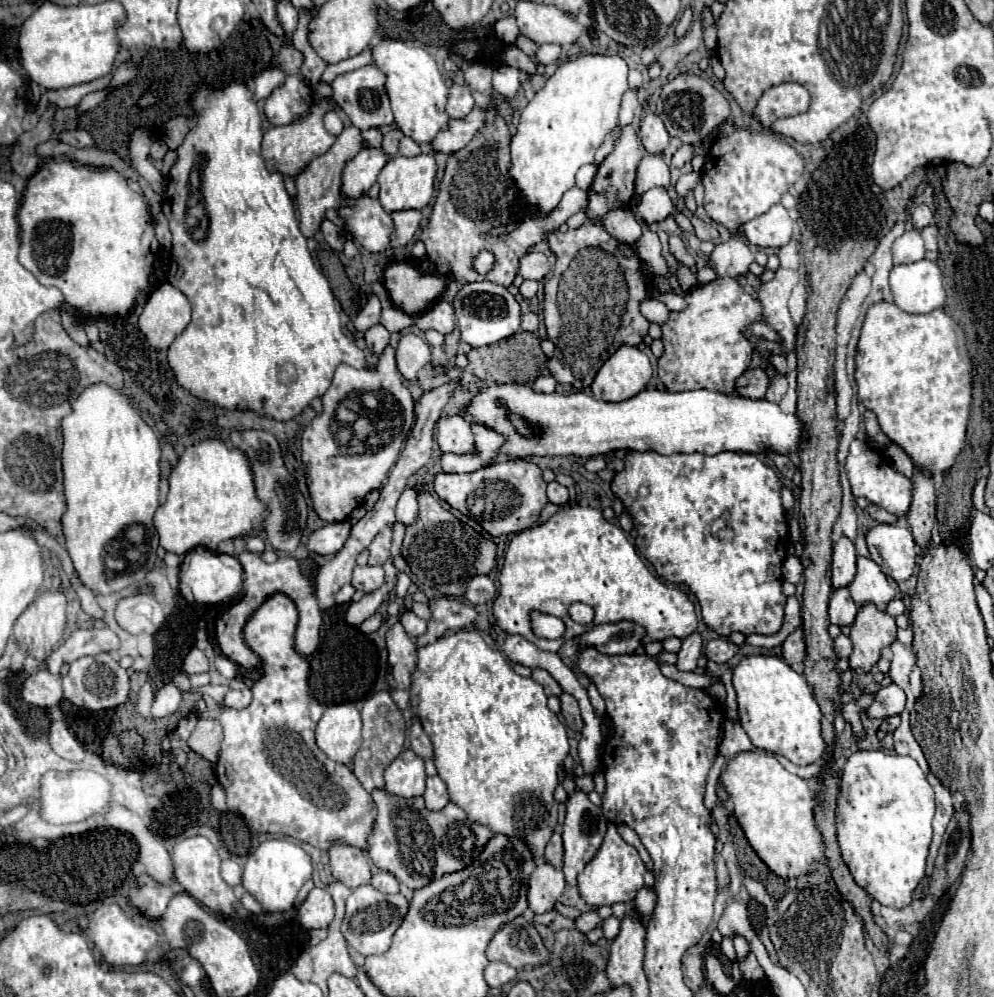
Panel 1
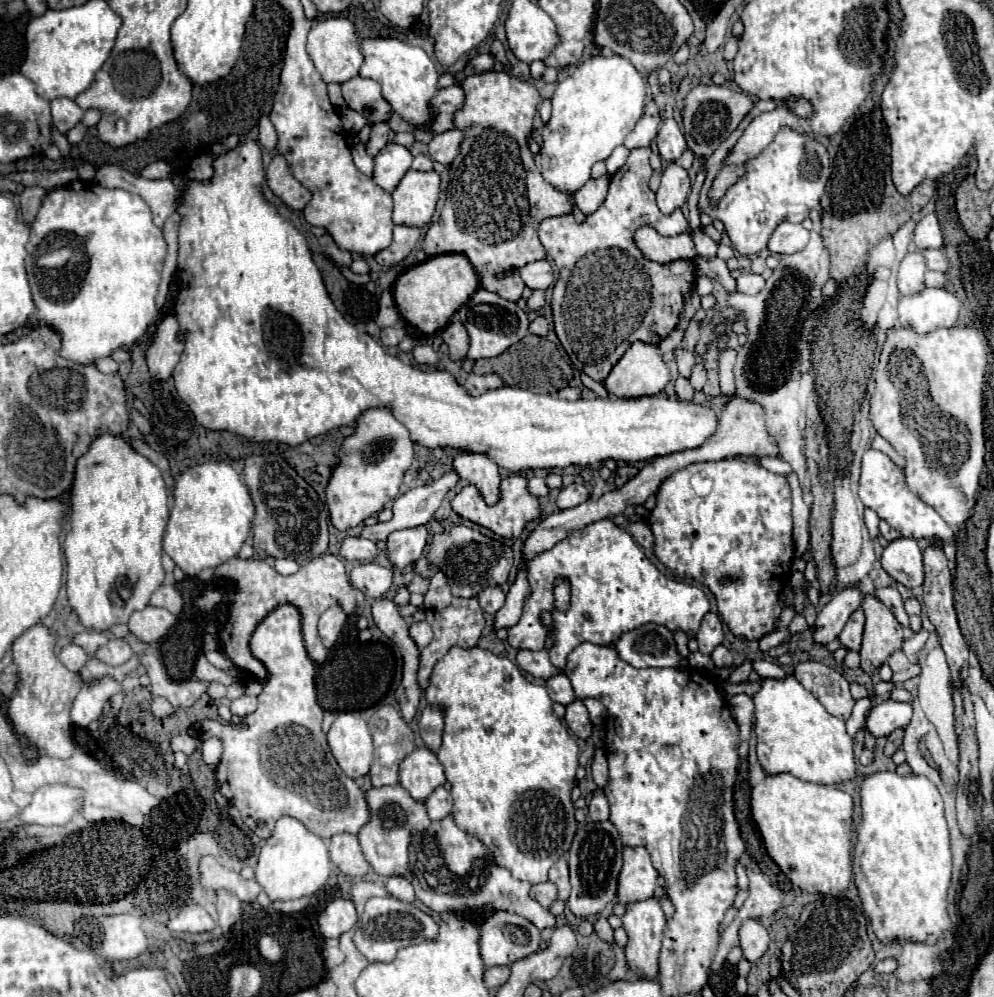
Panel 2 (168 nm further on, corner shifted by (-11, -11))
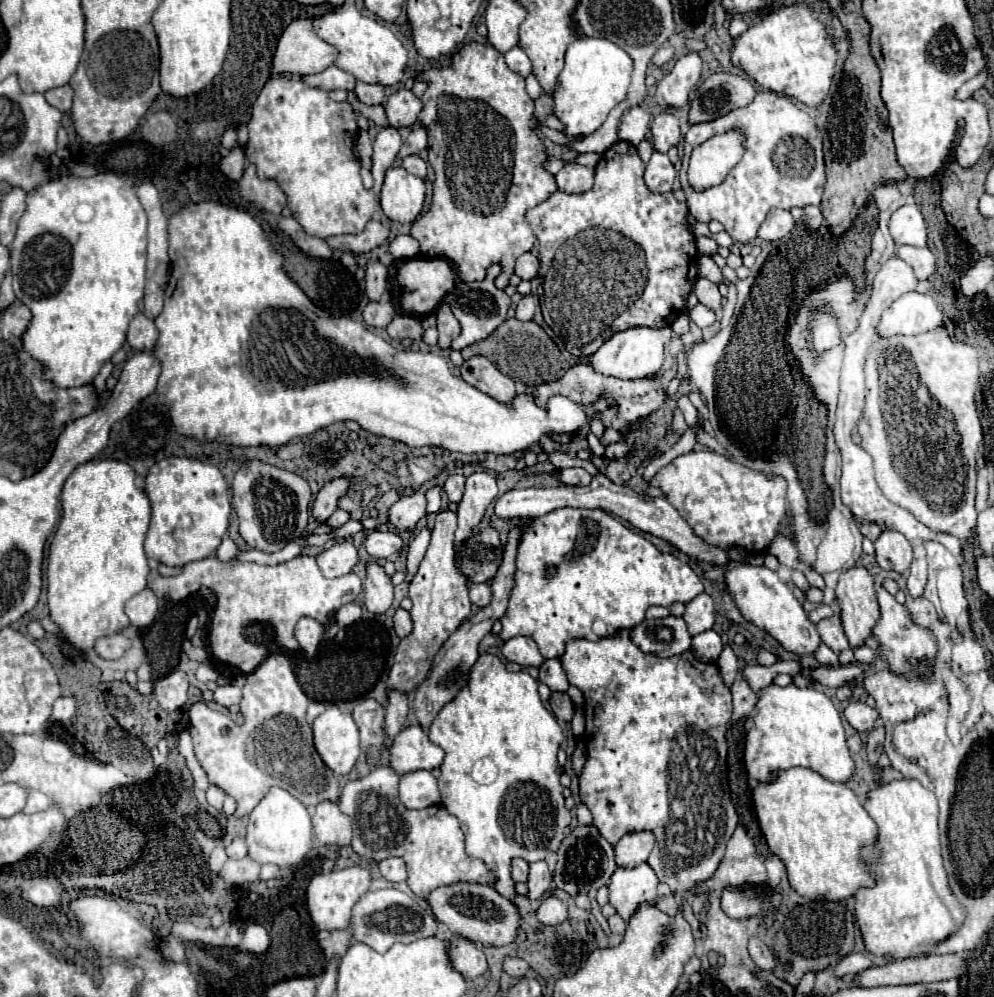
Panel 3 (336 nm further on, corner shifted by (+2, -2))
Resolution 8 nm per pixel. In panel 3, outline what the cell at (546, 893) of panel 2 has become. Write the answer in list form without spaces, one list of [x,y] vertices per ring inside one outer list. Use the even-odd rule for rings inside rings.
[[[513,858],[513,862],[511,862],[511,878],[515,882],[527,882],[527,870],[529,870],[529,864],[523,858]]]

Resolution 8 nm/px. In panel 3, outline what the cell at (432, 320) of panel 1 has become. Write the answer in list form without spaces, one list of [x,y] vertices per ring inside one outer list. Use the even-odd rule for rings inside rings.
[[[441,304],[437,308],[437,330],[439,330],[439,346],[441,348],[449,348],[453,338],[457,338],[461,332],[457,318],[451,314],[451,308],[447,304]]]

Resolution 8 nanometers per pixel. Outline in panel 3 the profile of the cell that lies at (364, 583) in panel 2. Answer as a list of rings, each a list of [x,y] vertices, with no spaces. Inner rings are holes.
[[[337,542],[331,548],[319,552],[315,558],[323,576],[327,578],[337,578],[337,576],[347,574],[359,562],[357,548],[351,542]]]

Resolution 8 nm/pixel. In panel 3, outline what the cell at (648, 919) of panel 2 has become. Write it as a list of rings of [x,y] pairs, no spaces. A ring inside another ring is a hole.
[[[647,862],[635,868],[619,866],[609,882],[609,902],[615,906],[617,914],[627,922],[639,902],[657,898],[657,884],[659,880]]]

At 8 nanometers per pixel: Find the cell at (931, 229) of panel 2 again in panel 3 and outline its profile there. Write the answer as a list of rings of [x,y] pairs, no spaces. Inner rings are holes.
[[[905,204],[893,212],[889,220],[889,232],[897,244],[925,246],[927,242],[927,226],[915,204]]]

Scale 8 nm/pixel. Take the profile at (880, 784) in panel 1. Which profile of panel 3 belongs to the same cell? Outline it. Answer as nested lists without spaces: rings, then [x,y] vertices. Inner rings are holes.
[[[895,780],[891,784],[877,784],[871,792],[869,792],[869,798],[865,802],[865,810],[871,814],[871,818],[875,820],[877,828],[879,828],[879,840],[875,846],[871,848],[865,848],[865,854],[879,854],[877,860],[873,860],[873,870],[875,870],[875,880],[877,880],[877,886],[875,888],[863,888],[855,894],[855,918],[857,918],[857,924],[859,924],[859,930],[861,930],[861,936],[863,936],[863,942],[865,942],[865,948],[867,952],[875,954],[875,956],[889,956],[889,958],[897,958],[897,960],[903,960],[903,958],[913,958],[913,956],[921,956],[921,954],[927,954],[933,950],[933,946],[937,946],[939,942],[943,942],[947,936],[951,936],[963,922],[965,922],[965,908],[957,902],[957,898],[953,896],[951,888],[949,888],[949,878],[947,878],[947,872],[943,868],[943,856],[941,856],[941,846],[939,846],[939,830],[937,830],[937,814],[939,814],[939,806],[935,802],[935,794],[931,794],[927,788],[923,788],[917,780]]]

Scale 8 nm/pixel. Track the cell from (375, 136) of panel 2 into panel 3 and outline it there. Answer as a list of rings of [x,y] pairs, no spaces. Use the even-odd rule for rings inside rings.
[[[357,80],[355,82],[355,94],[365,104],[381,104],[385,100],[385,88],[381,84],[367,84],[367,82]]]

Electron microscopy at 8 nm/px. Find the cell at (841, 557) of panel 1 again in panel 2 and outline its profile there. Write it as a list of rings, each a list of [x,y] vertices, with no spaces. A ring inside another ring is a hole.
[[[854,583],[834,593],[832,599],[822,607],[822,611],[816,617],[814,633],[812,633],[814,643],[826,647],[830,641],[834,641],[840,635],[842,627],[846,625],[848,617],[858,607],[862,607],[862,601],[864,601],[864,593],[860,589],[860,583]]]

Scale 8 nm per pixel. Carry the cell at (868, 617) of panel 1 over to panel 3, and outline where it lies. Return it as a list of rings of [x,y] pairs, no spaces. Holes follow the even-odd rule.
[[[863,566],[845,570],[837,584],[837,602],[841,608],[841,624],[851,648],[865,644],[879,620],[879,604],[873,576]]]

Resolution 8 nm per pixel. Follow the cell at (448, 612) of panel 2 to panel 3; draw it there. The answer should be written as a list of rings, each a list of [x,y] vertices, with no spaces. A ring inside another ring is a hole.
[[[441,510],[435,516],[435,526],[431,530],[431,542],[425,552],[425,558],[419,564],[417,574],[409,584],[409,598],[413,602],[411,618],[413,632],[405,636],[395,654],[395,664],[387,678],[387,690],[399,690],[409,694],[415,690],[423,678],[427,678],[431,670],[431,662],[439,652],[439,646],[459,628],[459,624],[471,614],[471,602],[467,594],[467,582],[461,572],[455,568],[455,550],[453,550],[453,534],[457,528],[457,512]]]

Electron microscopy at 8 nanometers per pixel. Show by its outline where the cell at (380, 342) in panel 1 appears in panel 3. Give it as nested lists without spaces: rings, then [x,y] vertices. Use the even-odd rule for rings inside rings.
[[[387,296],[387,300],[369,302],[365,306],[365,310],[363,310],[365,324],[375,326],[375,328],[385,328],[395,314],[397,314],[397,306],[395,306],[395,302],[389,296]]]

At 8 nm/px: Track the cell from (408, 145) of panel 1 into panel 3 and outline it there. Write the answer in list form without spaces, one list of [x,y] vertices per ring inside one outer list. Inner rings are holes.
[[[407,156],[407,158],[403,158],[401,166],[403,166],[407,172],[419,176],[421,180],[427,180],[427,164],[425,164],[419,156]]]

